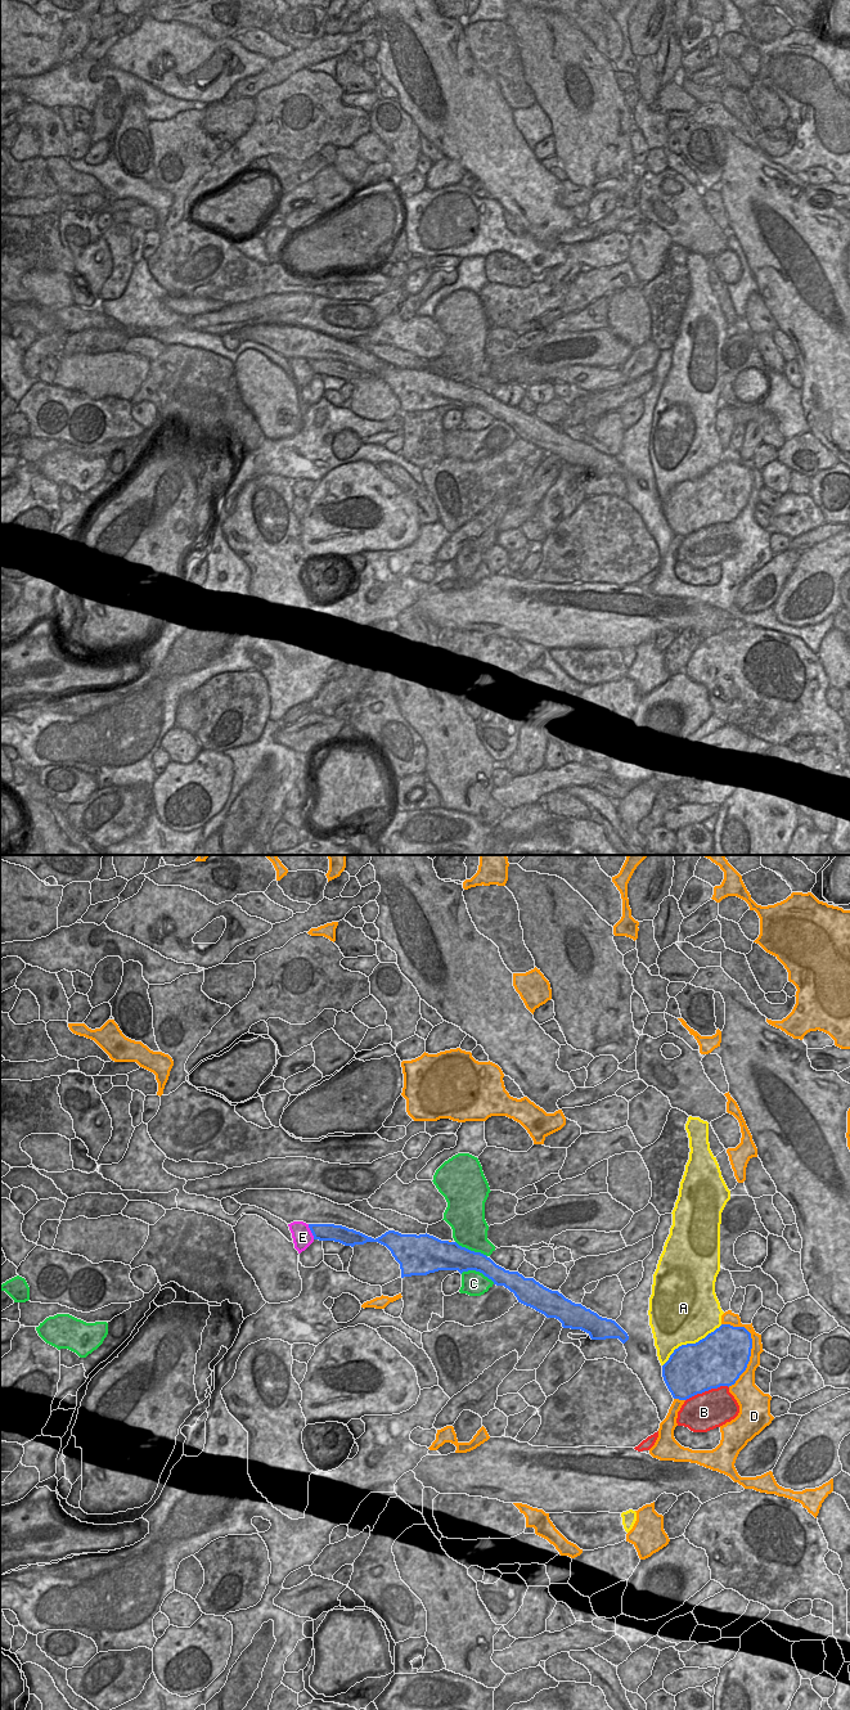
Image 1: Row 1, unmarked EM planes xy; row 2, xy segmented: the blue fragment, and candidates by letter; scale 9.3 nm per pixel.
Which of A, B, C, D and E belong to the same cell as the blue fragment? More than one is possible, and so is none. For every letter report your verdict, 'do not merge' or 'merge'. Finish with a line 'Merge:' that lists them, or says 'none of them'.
A: do not merge
B: do not merge
C: do not merge
D: do not merge
E: do not merge
Merge: none of them

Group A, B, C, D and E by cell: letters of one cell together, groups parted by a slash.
A / B / C / D / E

